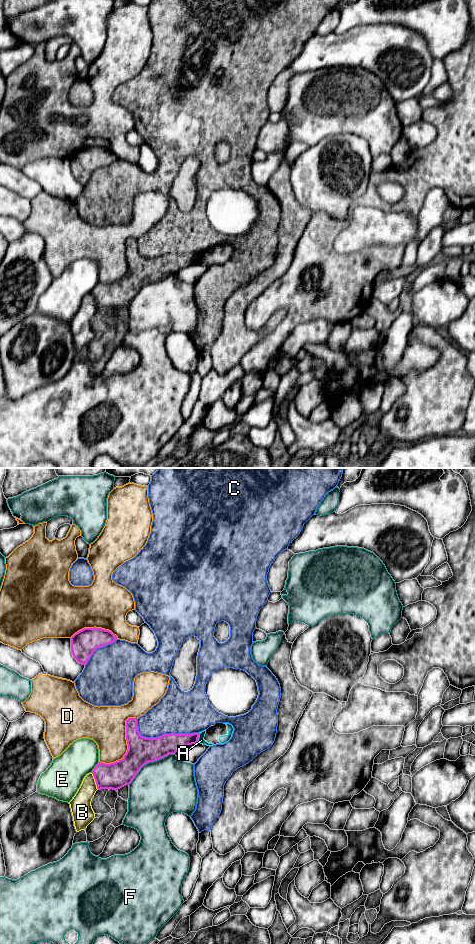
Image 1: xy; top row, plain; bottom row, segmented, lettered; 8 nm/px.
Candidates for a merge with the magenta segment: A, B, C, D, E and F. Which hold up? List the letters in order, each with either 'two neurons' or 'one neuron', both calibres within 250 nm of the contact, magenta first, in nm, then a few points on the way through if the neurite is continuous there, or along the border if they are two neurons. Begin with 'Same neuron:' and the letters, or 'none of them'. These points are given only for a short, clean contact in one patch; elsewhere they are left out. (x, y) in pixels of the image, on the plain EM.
Same neuron: none of them
A: two neurons; 160 nm thick on the magenta side, 50 nm on the other; border along xy (200, 252), (196, 262)
B: two neurons; 220 nm thick on the magenta side, 170 nm on the other
C: two neurons; 220 nm thick on the magenta side, 340 nm on the other
D: two neurons; 220 nm thick on the magenta side, 320 nm on the other
E: two neurons; 220 nm thick on the magenta side, 280 nm on the other
F: two neurons; 220 nm thick on the magenta side, 440 nm on the other

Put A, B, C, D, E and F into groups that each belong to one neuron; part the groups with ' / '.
A D / B / C / E / F

